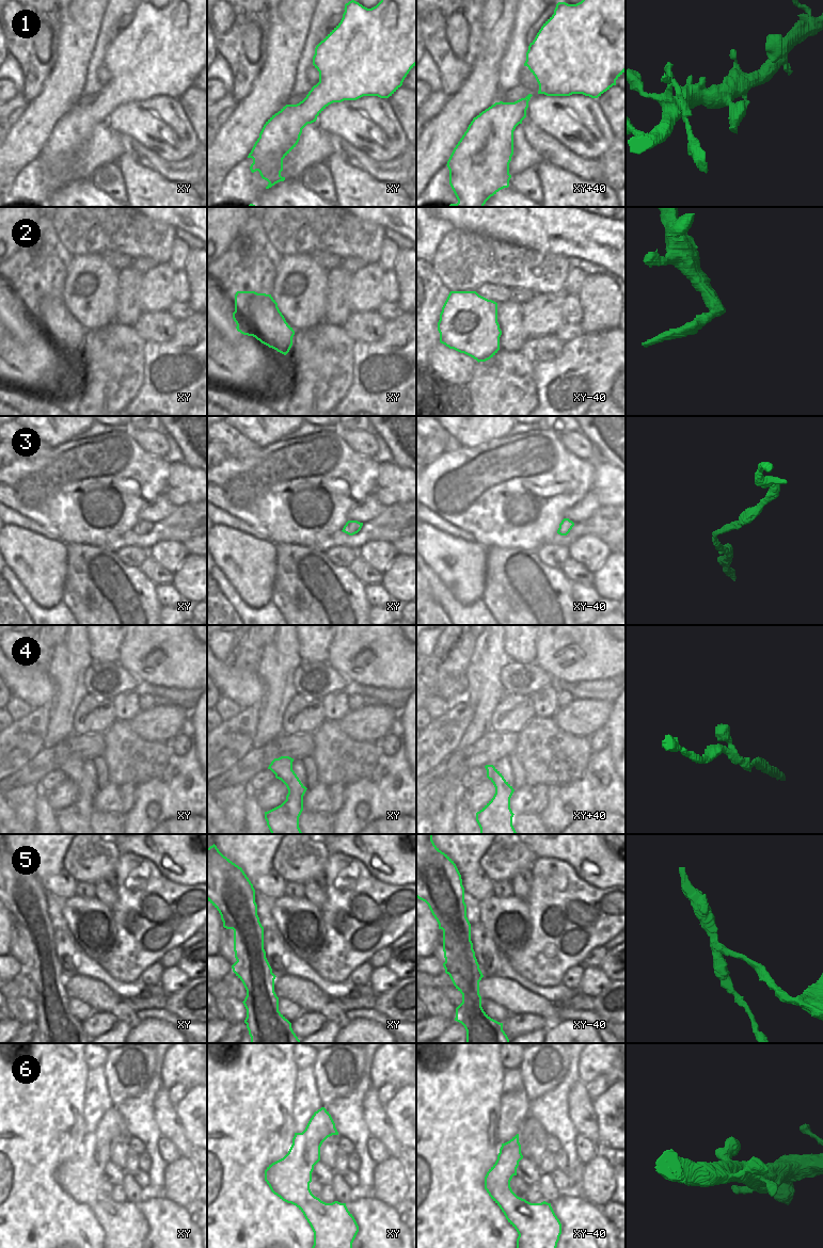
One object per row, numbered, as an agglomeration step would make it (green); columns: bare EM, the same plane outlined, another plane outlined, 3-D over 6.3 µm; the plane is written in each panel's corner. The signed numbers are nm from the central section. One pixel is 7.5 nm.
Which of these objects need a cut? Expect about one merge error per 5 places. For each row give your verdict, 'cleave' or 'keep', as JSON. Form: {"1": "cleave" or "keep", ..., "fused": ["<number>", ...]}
{"1": "keep", "2": "cleave", "3": "keep", "4": "keep", "5": "cleave", "6": "keep", "fused": ["2", "5"]}

